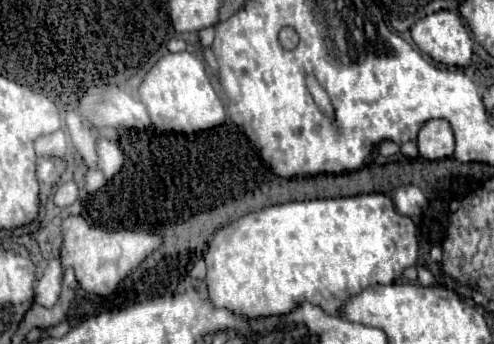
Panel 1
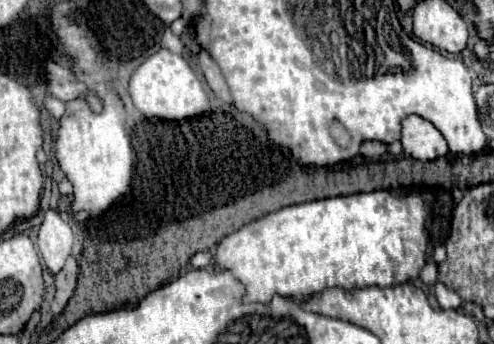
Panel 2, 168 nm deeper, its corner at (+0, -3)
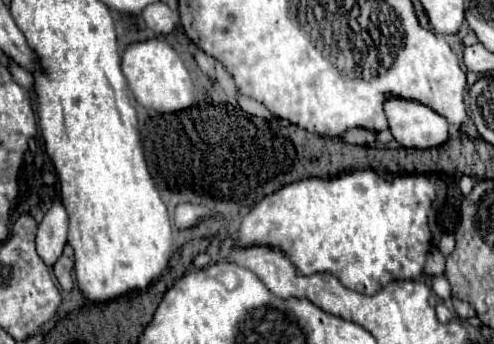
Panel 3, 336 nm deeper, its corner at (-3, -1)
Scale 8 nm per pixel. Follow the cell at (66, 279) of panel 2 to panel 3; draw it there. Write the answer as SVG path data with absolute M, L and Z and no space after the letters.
M67 245L65 251L63 251L63 257L53 265L55 277L57 277L57 281L59 281L59 285L61 285L61 289L65 293L69 293L73 289L73 285L75 285L73 265L75 265L75 261L73 261L73 249Z

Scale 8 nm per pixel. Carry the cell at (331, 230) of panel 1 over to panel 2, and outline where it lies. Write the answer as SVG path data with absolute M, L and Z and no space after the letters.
M380 189L288 205L224 237L216 261L246 285L246 303L270 303L274 293L302 301L328 287L400 285L416 279L426 263L426 216L418 191L394 197Z

